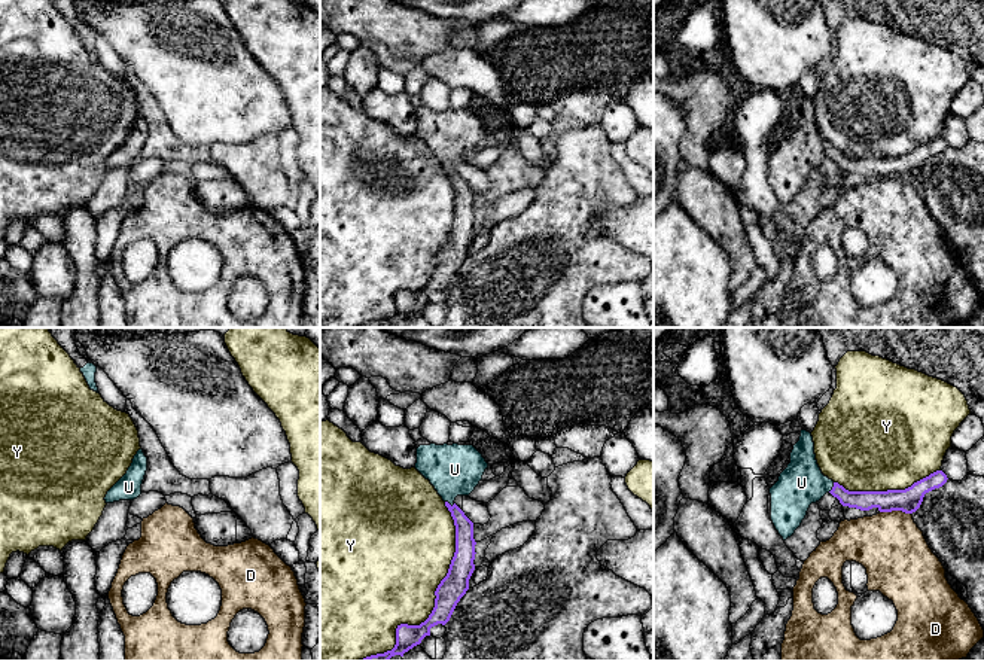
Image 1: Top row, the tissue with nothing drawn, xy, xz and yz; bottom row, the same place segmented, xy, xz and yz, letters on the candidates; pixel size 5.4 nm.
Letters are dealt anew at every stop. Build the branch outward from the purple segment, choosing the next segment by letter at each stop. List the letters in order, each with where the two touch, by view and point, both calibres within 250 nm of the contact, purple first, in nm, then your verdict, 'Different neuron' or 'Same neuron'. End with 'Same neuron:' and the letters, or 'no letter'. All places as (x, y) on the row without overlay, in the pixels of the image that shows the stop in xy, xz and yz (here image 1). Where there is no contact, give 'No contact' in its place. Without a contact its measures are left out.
D: Touches purple at yz (895, 176). Thickness 140 nm (purple) against 360 nm. Different neuron
U: Touches purple at yz (832, 154). Thickness 110 nm (purple) against 240 nm. Same neuron
Y: Touches purple at xz (435, 268). Thickness 150 nm (purple) against 460 nm. Different neuron
Same neuron: U

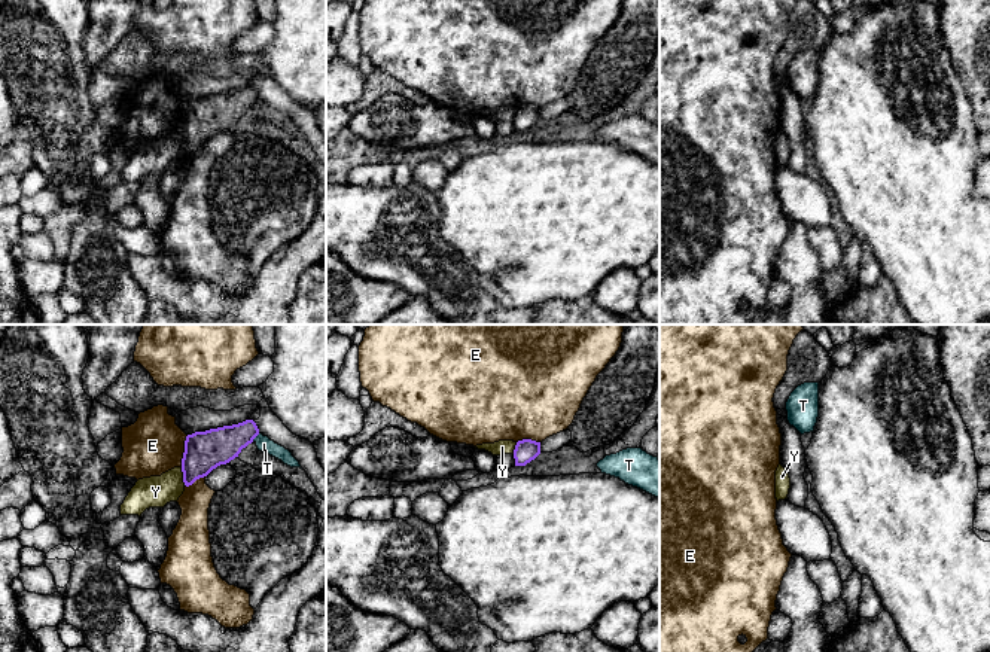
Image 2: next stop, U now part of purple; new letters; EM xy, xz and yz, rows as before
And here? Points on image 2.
E: Touches purple at xy (185, 118). Thickness 220 nm (purple) against 320 nm. Different neuron
T: Touches purple at xy (255, 103). Thickness 200 nm (purple) against 90 nm. Different neuron
Y: Touches purple at xy (183, 143). Thickness 220 nm (purple) against 170 nm. Different neuron
Same neuron: no letter

